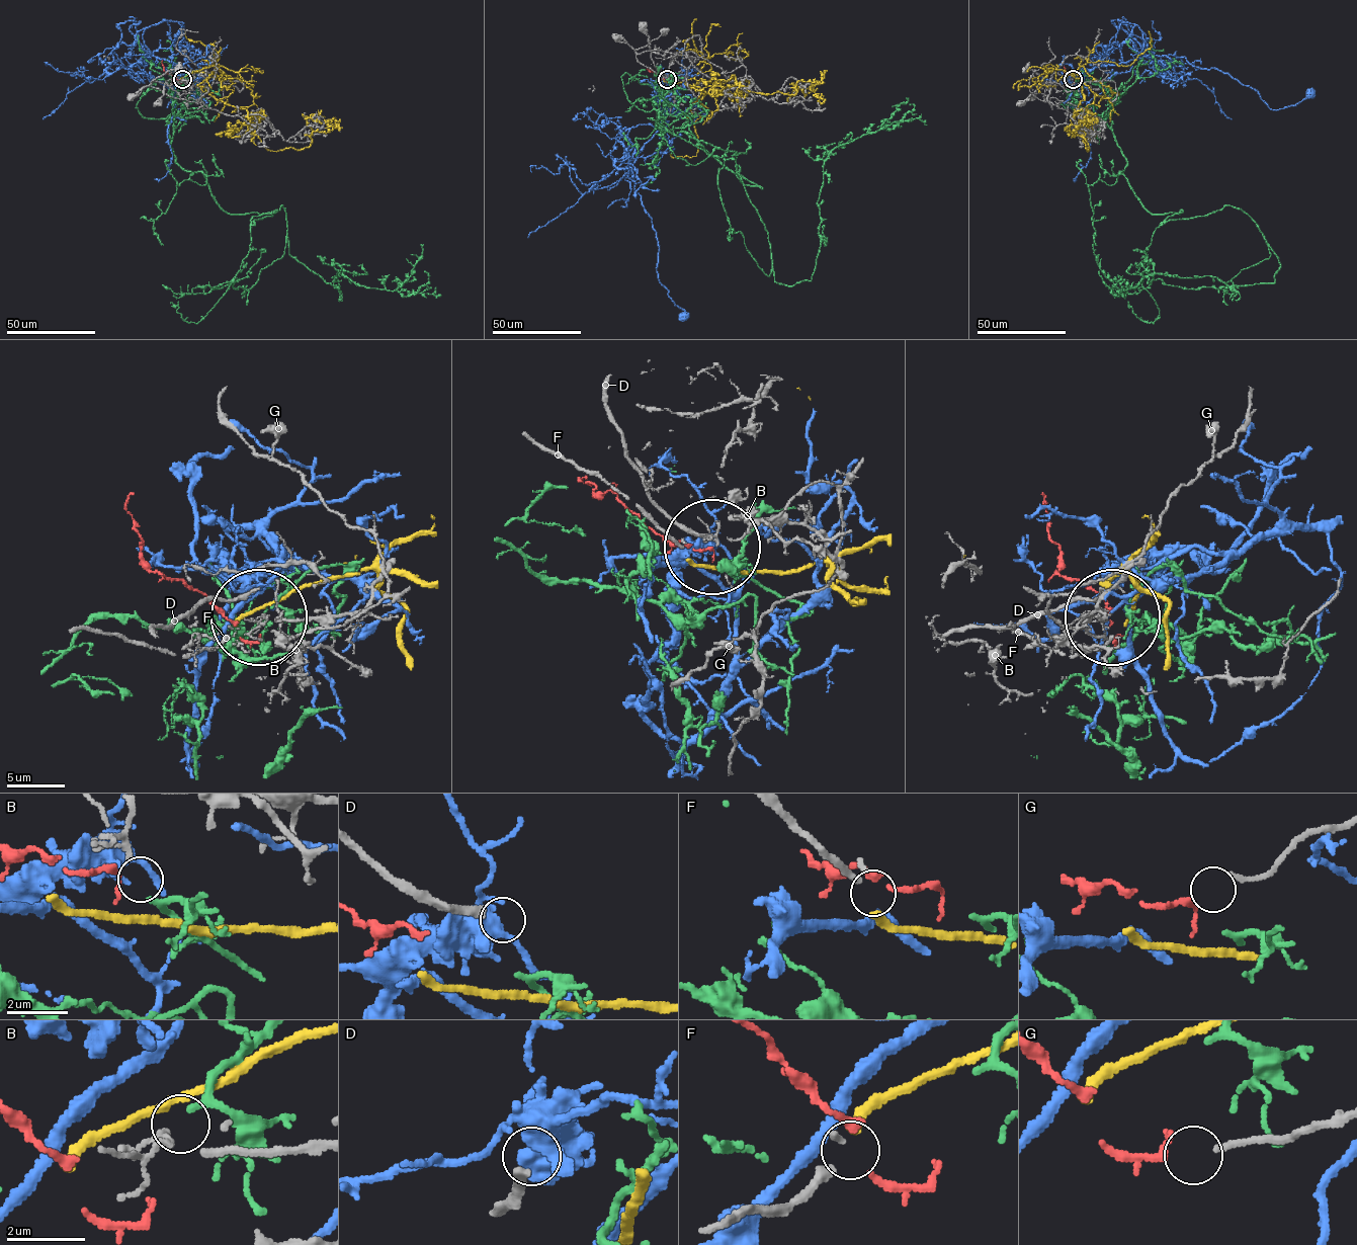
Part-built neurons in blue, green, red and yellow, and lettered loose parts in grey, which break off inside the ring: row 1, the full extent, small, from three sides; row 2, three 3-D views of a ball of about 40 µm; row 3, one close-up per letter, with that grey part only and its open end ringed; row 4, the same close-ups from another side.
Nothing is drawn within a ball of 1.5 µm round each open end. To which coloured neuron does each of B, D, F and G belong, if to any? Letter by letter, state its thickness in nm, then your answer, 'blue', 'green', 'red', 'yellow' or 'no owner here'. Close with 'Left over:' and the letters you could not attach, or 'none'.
B: 130 nm | green
D: 240 nm | no owner here
F: 240 nm | yellow
G: 140 nm | red
Left over: D

